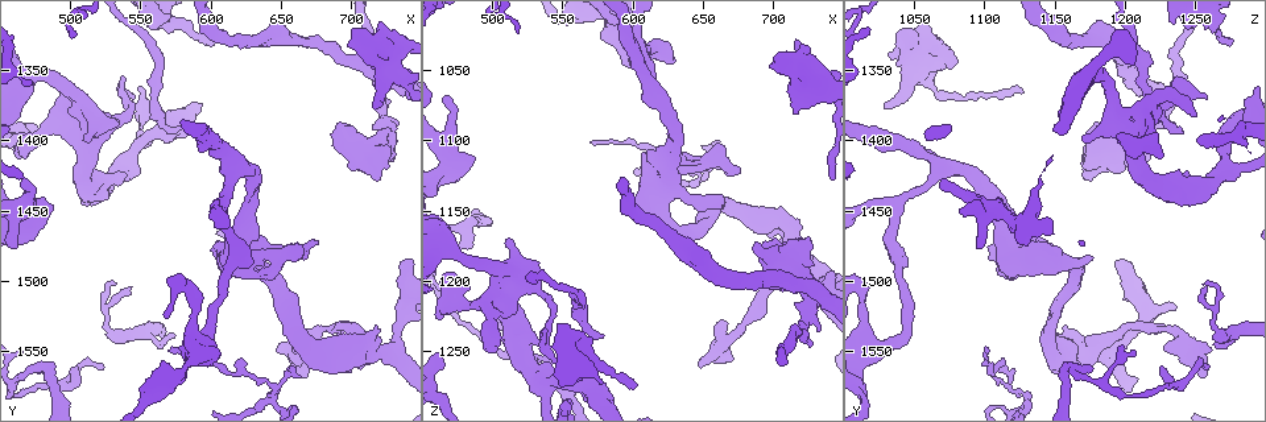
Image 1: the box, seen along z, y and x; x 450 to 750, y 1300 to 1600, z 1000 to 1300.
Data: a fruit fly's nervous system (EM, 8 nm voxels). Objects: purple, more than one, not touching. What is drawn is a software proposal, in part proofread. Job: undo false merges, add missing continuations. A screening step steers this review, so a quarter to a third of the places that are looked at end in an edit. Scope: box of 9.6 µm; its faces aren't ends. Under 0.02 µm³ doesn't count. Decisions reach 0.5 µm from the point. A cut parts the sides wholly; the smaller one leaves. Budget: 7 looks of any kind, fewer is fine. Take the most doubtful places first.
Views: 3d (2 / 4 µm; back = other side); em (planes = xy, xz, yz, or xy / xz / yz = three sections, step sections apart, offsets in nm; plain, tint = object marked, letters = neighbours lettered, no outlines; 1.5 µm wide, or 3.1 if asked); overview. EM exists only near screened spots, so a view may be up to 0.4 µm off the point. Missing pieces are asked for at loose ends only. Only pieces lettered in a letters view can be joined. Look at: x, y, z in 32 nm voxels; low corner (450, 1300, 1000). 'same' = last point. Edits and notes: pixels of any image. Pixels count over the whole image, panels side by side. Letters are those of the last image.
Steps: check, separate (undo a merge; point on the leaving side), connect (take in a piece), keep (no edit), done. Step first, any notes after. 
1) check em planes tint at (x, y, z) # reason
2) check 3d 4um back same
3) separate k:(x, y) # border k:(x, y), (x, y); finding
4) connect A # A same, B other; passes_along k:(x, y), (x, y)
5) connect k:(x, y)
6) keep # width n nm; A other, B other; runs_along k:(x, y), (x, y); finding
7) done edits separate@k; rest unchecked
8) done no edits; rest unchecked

check em planes letters at (716, 1348, 1078) # free end

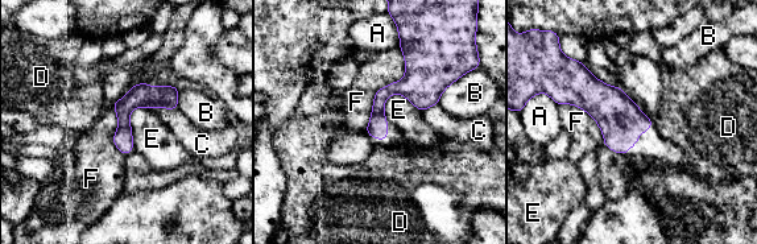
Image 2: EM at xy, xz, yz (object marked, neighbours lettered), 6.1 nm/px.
keep # A other, B other, C other, D other, E other, F other; border 2:(111, 104), (114, 144), (125, 154); no lettered piece goes on from it

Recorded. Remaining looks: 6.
check em planes tint at (712, 1546, 1166) # abrupt turn

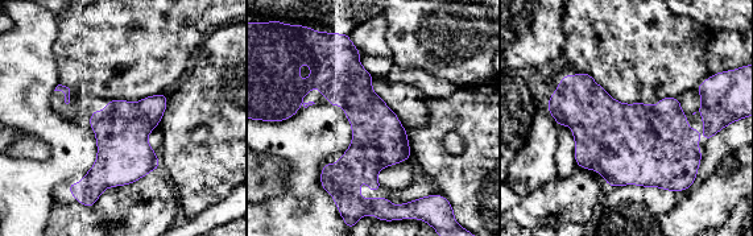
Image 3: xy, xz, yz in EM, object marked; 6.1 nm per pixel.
check em planes letters same # what lies round it

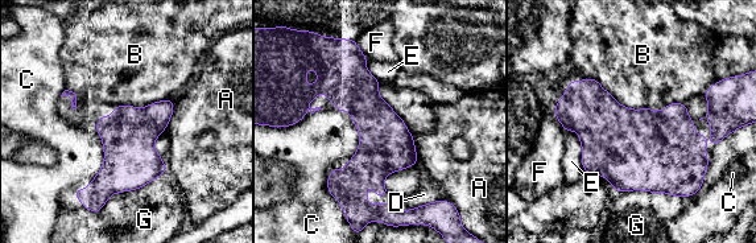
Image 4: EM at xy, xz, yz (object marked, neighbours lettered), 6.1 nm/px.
keep # A other, B other, C other, D other, E other, F other, G other; border 4:(591, 77), (622, 104), (655, 110); all the same cell

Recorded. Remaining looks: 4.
check 3d 2um at (528, 1536, 1264) # thick turns thin

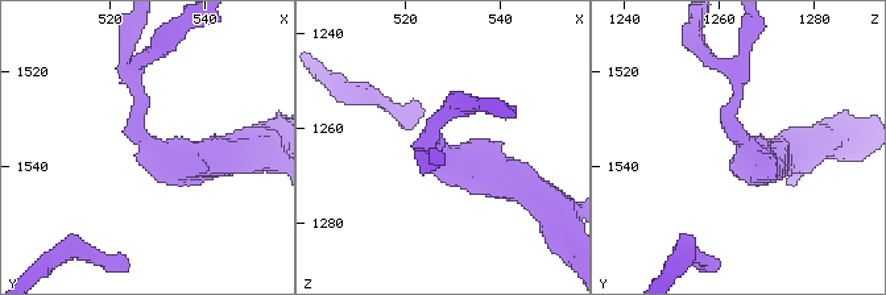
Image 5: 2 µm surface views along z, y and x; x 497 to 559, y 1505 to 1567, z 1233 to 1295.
check em planes letters at (525, 1533, 1263)

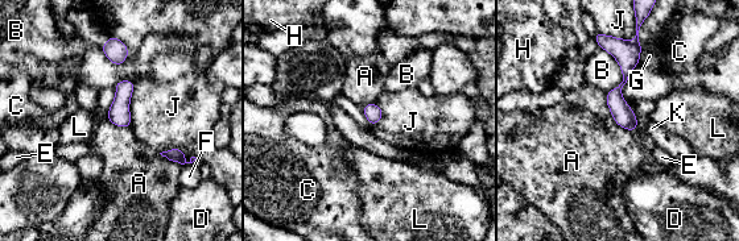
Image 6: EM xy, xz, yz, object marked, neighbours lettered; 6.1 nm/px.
keep # A other, B other, C other, D other, E other, F other, G other, H other, J other, K other, L other; runs_along 6:(616, 41), (626, 54), (618, 107), (631, 127); all the same cell

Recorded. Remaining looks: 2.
done no edits; rest unchecked

